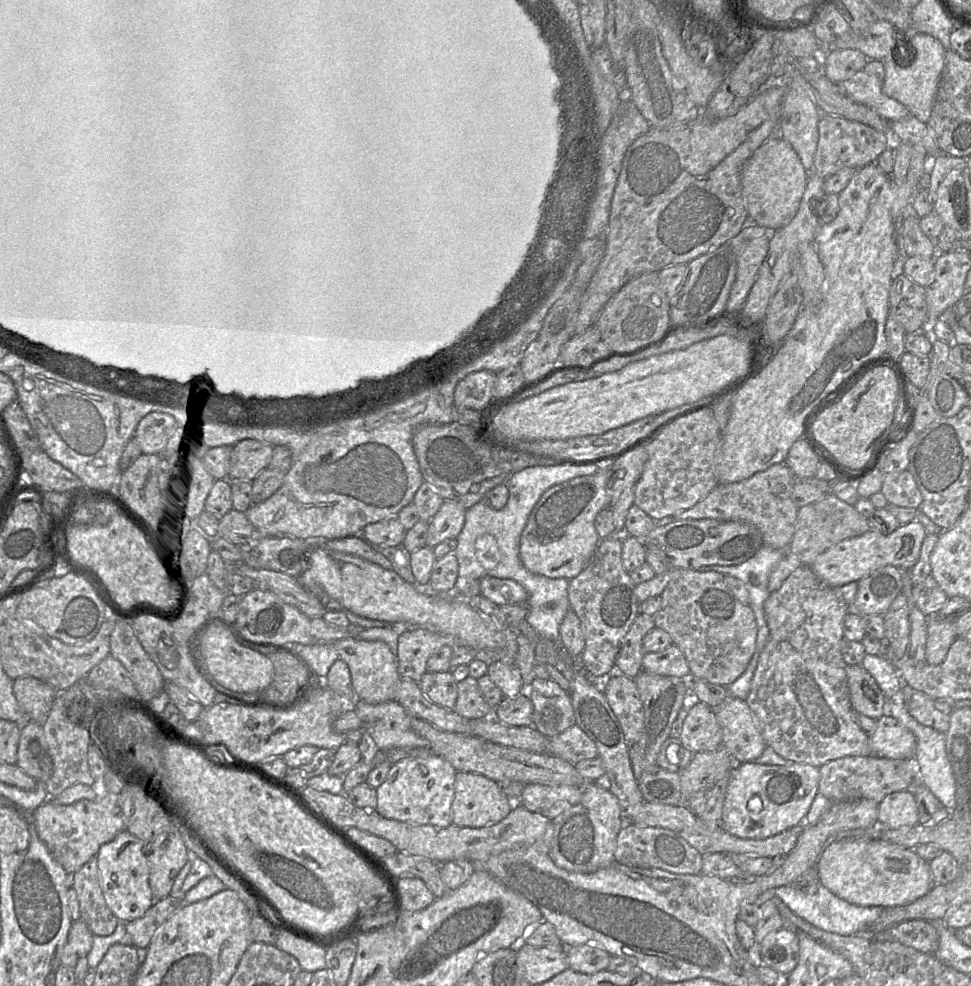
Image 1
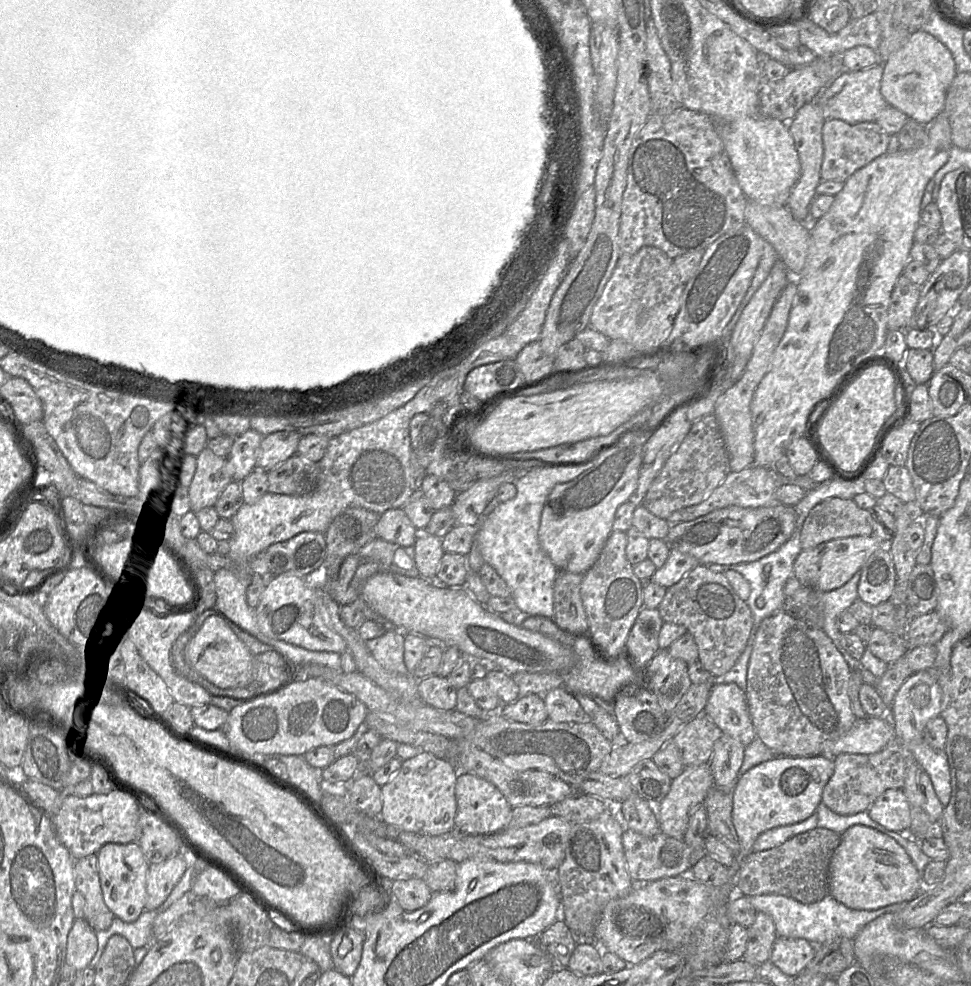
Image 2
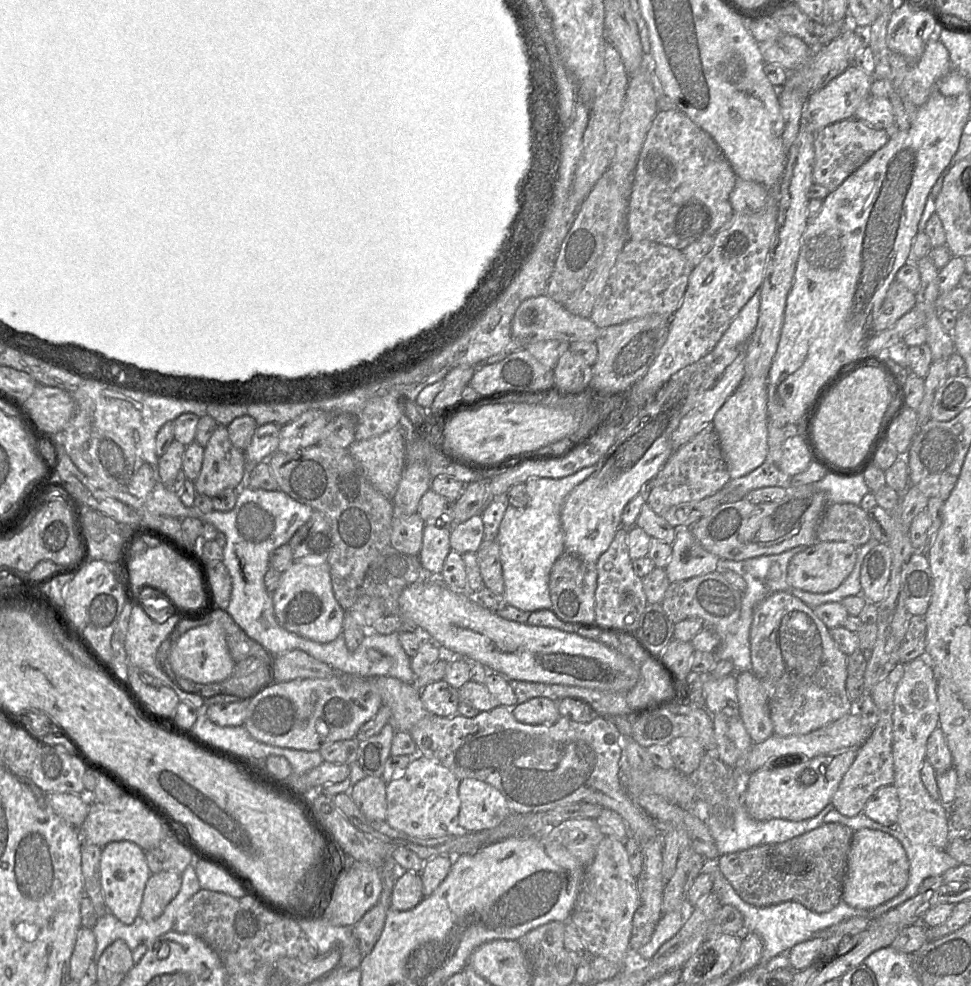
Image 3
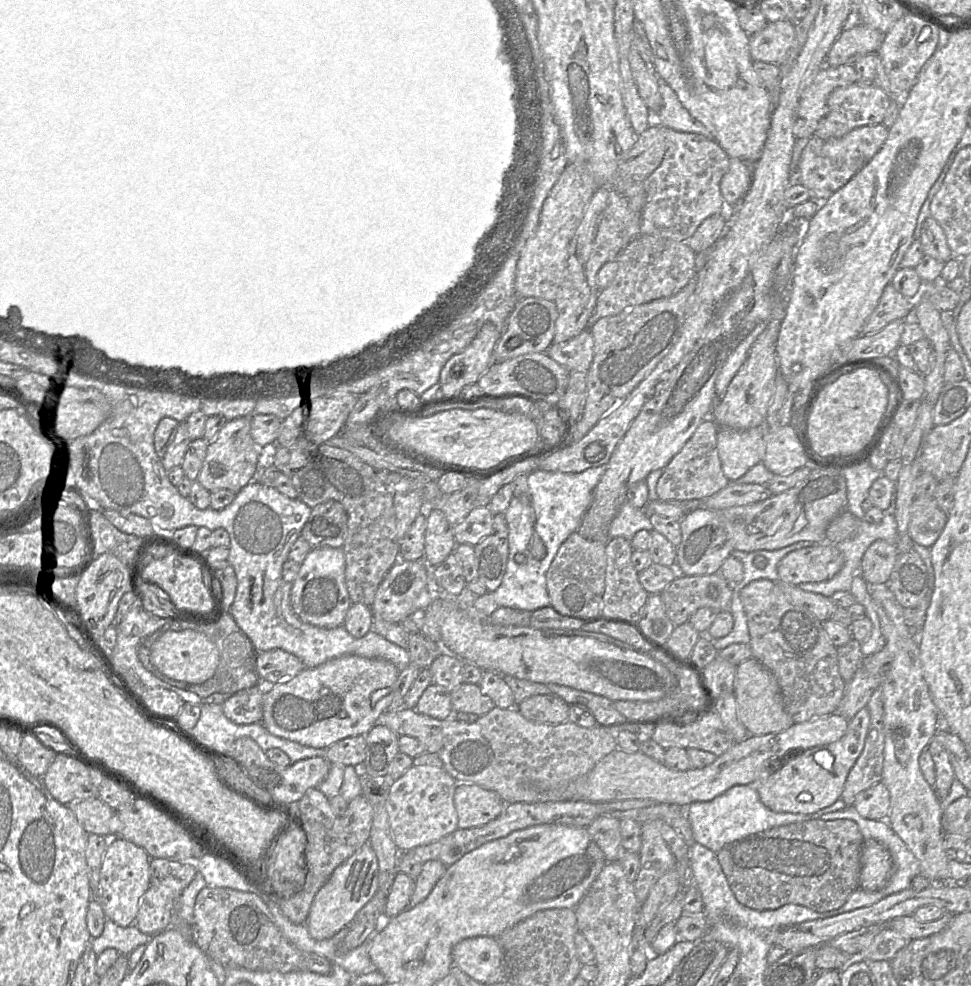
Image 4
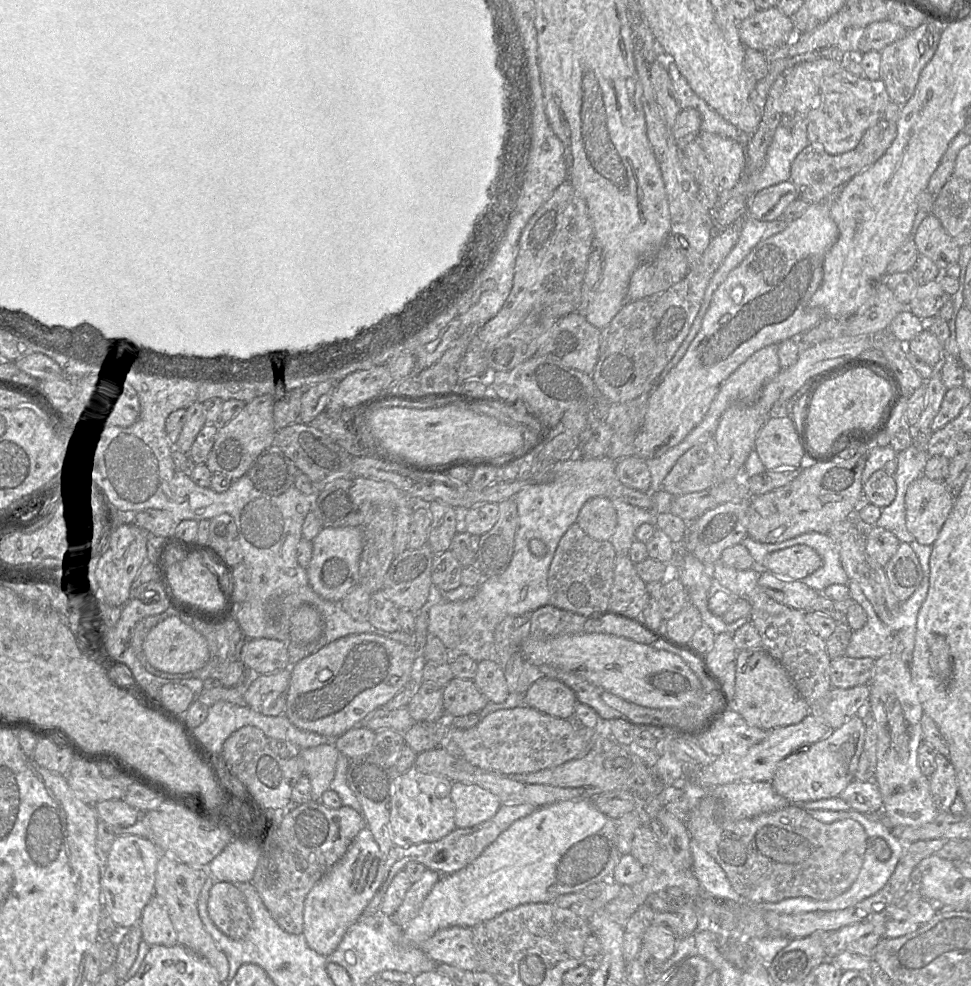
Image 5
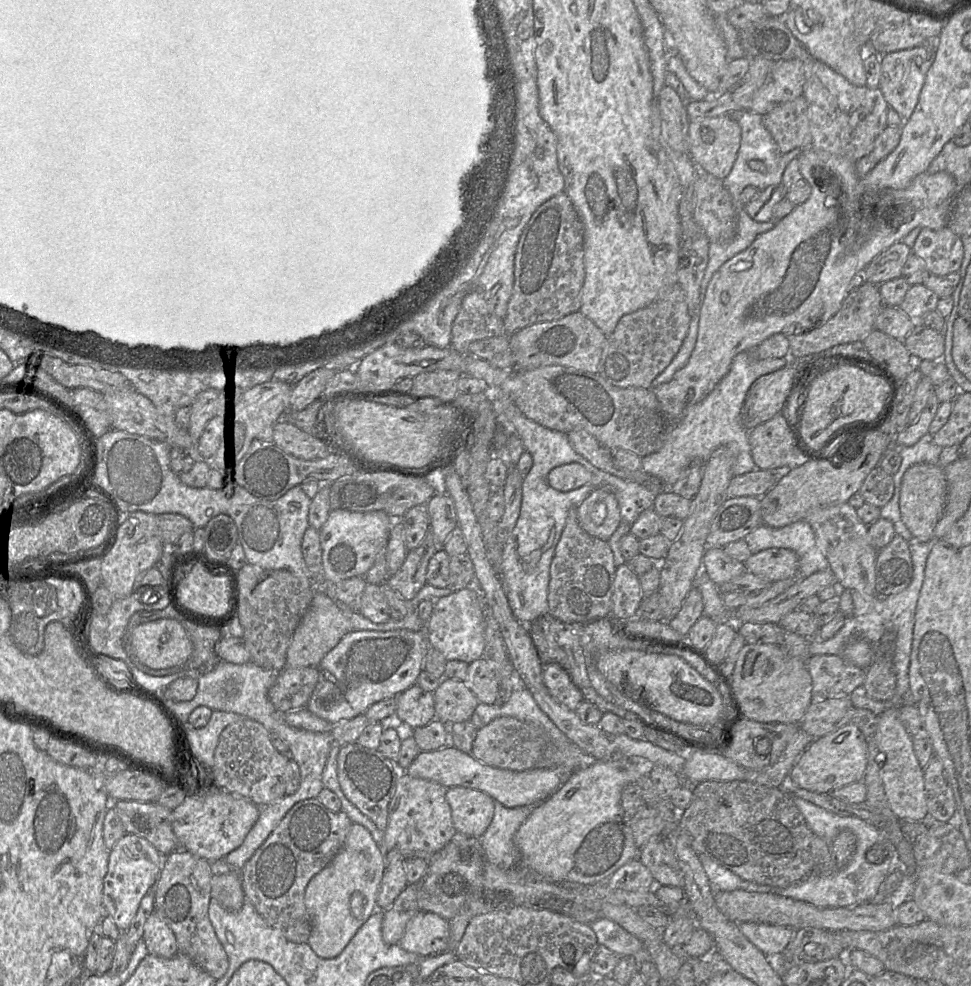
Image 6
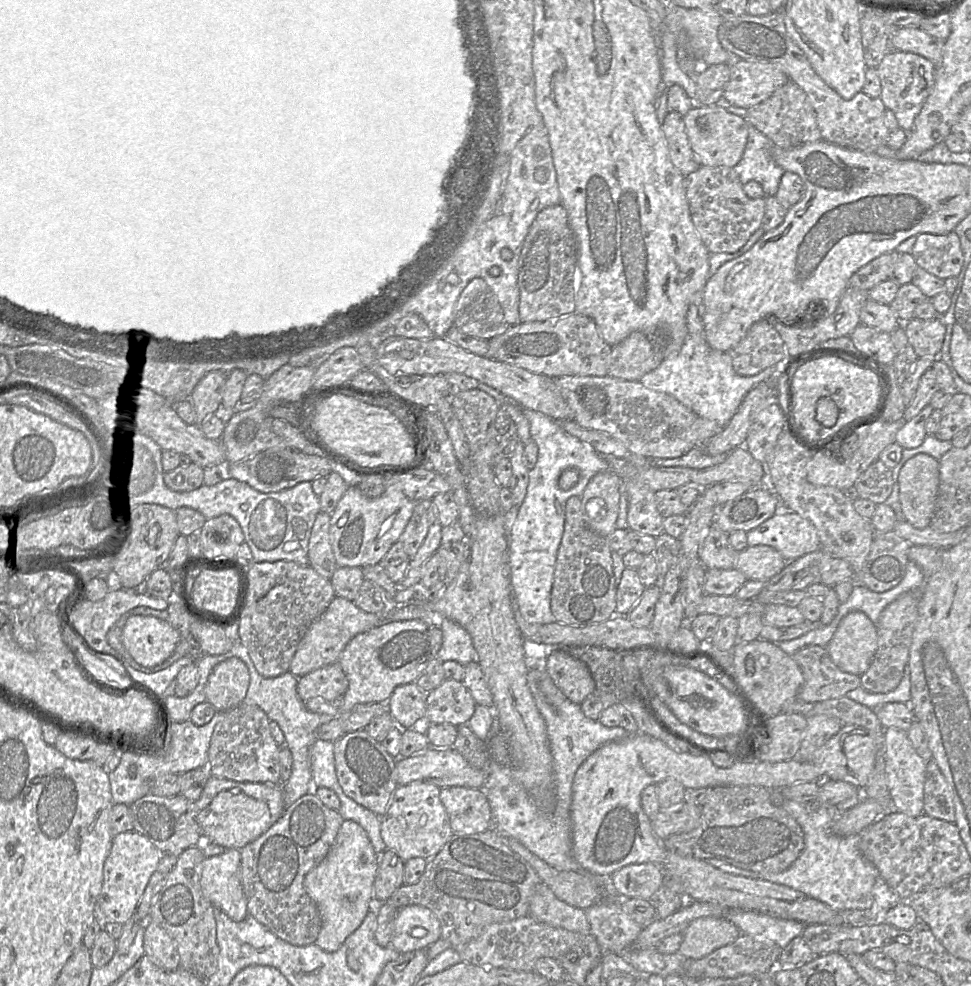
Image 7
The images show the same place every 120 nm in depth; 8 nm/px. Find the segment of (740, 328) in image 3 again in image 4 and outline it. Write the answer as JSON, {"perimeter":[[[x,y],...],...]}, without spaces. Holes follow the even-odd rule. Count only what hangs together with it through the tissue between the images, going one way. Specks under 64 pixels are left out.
{"perimeter":[[[760,323],[756,326],[726,360],[715,383],[715,392],[720,399],[726,394],[730,382],[746,360],[752,344],[762,332],[765,325],[766,323]]]}

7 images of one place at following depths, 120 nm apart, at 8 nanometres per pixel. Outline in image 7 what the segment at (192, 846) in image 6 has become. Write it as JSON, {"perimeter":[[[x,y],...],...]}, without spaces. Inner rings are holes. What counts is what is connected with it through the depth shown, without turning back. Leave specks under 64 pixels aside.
{"perimeter":[[[211,776],[201,797],[190,804],[194,818],[202,830],[205,841],[226,849],[241,850],[264,834],[282,816],[283,785],[272,783],[236,782]]]}

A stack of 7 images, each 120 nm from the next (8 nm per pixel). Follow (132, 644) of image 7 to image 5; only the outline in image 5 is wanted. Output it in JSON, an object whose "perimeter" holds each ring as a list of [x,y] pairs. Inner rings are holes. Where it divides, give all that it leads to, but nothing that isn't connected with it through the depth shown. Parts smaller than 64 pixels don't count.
{"perimeter":[[[170,616],[154,626],[146,635],[143,652],[148,662],[156,669],[170,674],[184,674],[202,668],[209,658],[206,639],[179,616]]]}

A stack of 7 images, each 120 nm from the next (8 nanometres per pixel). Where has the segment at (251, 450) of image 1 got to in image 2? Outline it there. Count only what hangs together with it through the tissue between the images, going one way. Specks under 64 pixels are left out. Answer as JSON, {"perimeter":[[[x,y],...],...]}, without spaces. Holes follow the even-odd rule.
{"perimeter":[[[278,431],[263,437],[260,444],[256,468],[266,472],[284,463],[294,454],[302,435],[295,431]]]}

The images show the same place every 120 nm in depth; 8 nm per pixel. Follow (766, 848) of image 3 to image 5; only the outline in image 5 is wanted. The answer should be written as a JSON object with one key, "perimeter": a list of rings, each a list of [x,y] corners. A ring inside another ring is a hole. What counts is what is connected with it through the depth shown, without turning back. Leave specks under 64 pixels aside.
{"perimeter":[[[711,795],[702,798],[684,822],[691,839],[696,840],[721,866],[733,889],[755,902],[779,902],[793,897],[810,897],[824,901],[837,897],[857,878],[867,844],[863,827],[853,819],[823,823],[805,810],[789,806],[752,818],[733,820],[726,816],[726,808],[721,800]]]}

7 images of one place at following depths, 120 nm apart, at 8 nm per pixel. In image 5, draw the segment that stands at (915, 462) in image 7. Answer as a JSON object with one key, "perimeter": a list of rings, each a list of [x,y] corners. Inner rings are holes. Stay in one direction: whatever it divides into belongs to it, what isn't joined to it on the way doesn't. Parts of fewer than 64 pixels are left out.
{"perimeter":[[[924,475],[908,486],[906,526],[917,542],[933,545],[953,508],[955,496],[944,481],[933,481]]]}

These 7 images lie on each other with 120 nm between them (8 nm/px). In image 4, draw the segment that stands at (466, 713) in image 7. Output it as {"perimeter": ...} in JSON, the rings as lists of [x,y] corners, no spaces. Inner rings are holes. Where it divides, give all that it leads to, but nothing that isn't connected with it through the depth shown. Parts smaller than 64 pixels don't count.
{"perimeter":[[[463,682],[453,689],[450,695],[452,708],[456,712],[468,712],[481,716],[495,707],[495,703],[481,692],[478,684]]]}

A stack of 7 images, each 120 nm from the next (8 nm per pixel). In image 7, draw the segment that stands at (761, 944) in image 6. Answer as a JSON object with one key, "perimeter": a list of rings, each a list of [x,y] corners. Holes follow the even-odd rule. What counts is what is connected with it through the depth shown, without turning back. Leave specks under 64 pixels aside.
{"perimeter":[[[730,910],[725,914],[725,918],[732,922],[742,935],[752,936],[758,941],[770,940],[781,948],[784,948],[795,937],[801,936],[806,926],[797,920],[783,919],[748,910]]]}

